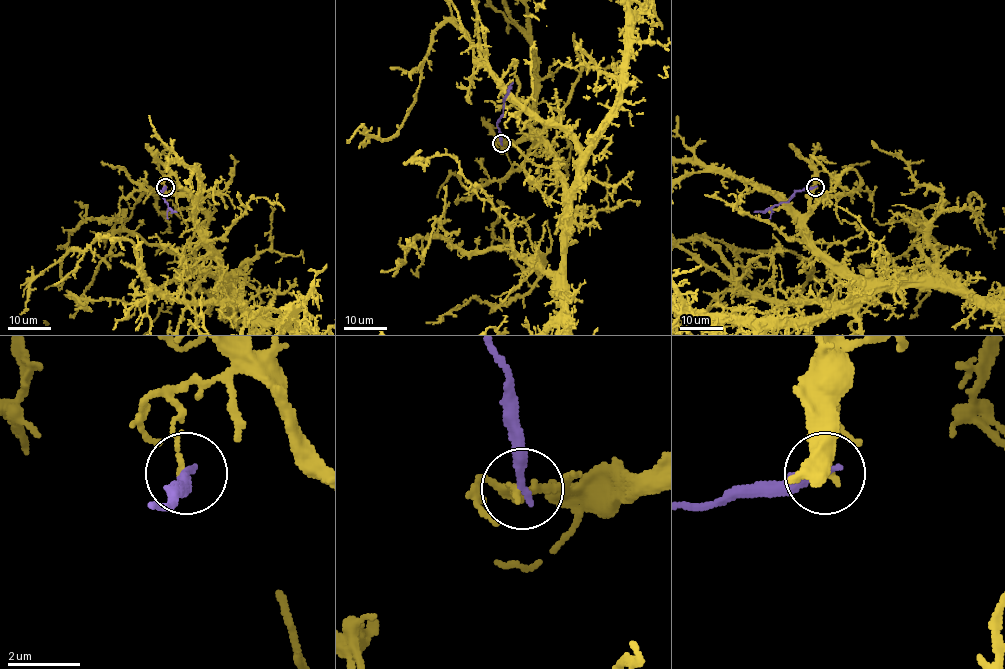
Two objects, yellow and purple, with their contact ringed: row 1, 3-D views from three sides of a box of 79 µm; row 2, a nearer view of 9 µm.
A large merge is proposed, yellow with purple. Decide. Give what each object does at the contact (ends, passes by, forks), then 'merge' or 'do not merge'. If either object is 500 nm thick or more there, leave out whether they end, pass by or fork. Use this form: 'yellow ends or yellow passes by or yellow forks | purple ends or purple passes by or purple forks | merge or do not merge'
yellow ends | purple ends | do not merge

